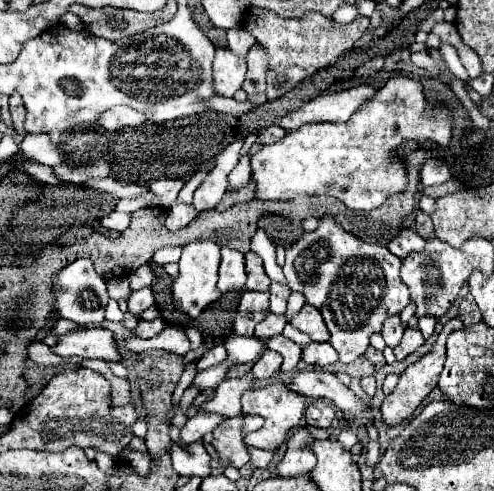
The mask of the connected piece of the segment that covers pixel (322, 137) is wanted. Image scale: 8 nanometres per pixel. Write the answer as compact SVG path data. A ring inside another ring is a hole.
M395 76L373 98L363 102L347 122L307 124L285 134L275 144L261 146L251 156L253 180L257 182L255 198L285 200L303 194L329 194L351 210L369 212L381 206L391 194L407 186L403 161L393 154L403 140L428 140L440 146L452 141L449 116L429 112L425 106L423 86L417 80Z

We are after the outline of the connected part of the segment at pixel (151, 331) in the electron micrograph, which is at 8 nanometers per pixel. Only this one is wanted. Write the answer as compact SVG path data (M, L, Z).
M159 318L159 320L153 320L153 322L145 322L145 320L139 320L139 324L135 326L135 336L139 338L153 338L157 336L161 330L165 328L165 322Z

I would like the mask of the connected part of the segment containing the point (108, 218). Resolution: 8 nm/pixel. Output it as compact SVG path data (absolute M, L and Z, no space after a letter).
M111 211L100 219L101 225L107 230L122 232L129 226L129 214L119 211Z

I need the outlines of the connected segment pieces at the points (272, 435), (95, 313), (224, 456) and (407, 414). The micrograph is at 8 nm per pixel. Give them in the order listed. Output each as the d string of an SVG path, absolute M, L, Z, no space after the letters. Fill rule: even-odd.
M273 380L269 386L263 389L246 391L241 398L242 411L247 414L257 414L265 420L263 428L255 434L247 434L245 442L249 446L261 448L261 450L277 450L277 444L283 444L287 440L287 434L299 426L303 408L305 408L305 398L299 396L297 392L291 392L283 380Z
M79 258L73 264L69 264L63 270L59 270L53 276L51 290L53 290L53 298L55 298L53 312L59 318L69 320L69 322L75 322L79 326L87 326L87 328L93 328L93 326L103 324L103 320L105 320L105 306L107 306L109 296L107 296L105 280L95 274L91 260Z
M229 418L213 430L211 446L217 452L217 458L211 458L211 468L219 468L223 462L235 468L243 468L249 462L241 434L241 418Z
M457 316L457 318L451 318L451 320L443 326L441 334L437 336L437 342L433 344L431 352L427 352L425 356L421 356L421 360L417 360L415 364L409 364L409 366L405 368L405 372L401 372L399 384L395 386L395 390L393 390L391 394L385 396L383 406L381 406L383 420L385 420L389 426L395 426L395 424L411 418L411 416L415 414L417 406L421 406L421 402L423 402L423 400L429 396L429 392L437 386L437 378L439 378L439 374L441 374L441 370L443 370L443 362L445 362L445 340L447 340L447 336L449 336L451 332L455 332L455 330L459 330L459 328L463 328L463 320L461 320L459 316Z

